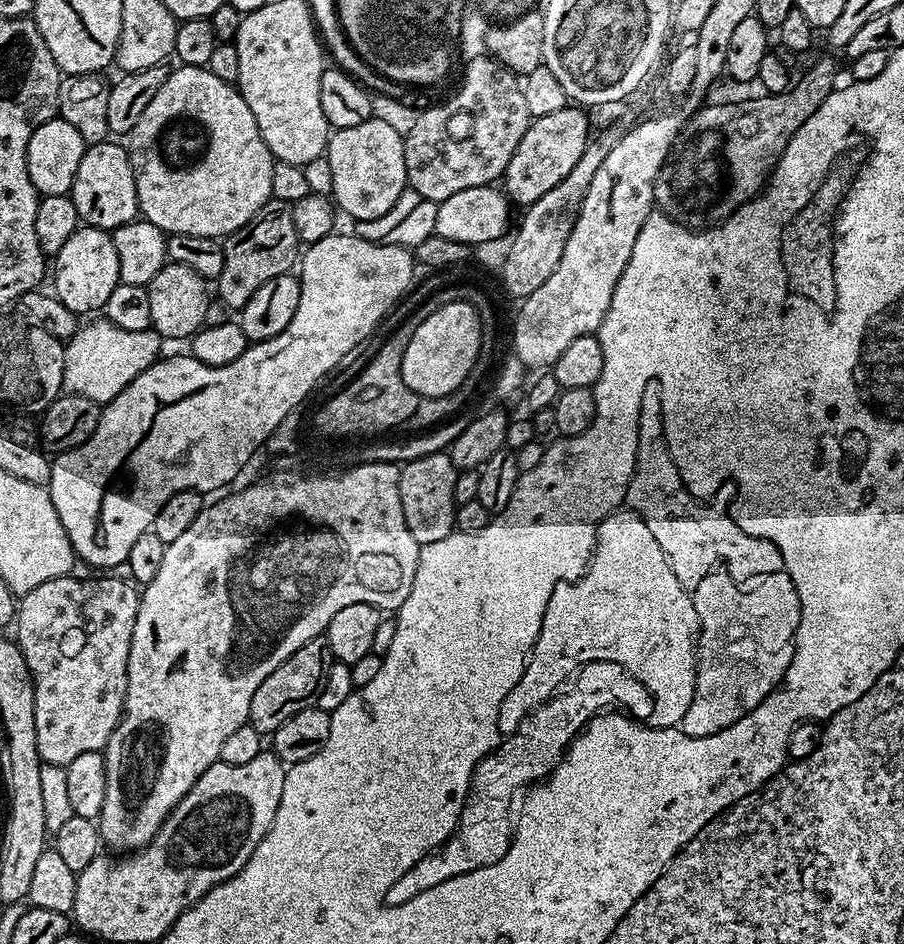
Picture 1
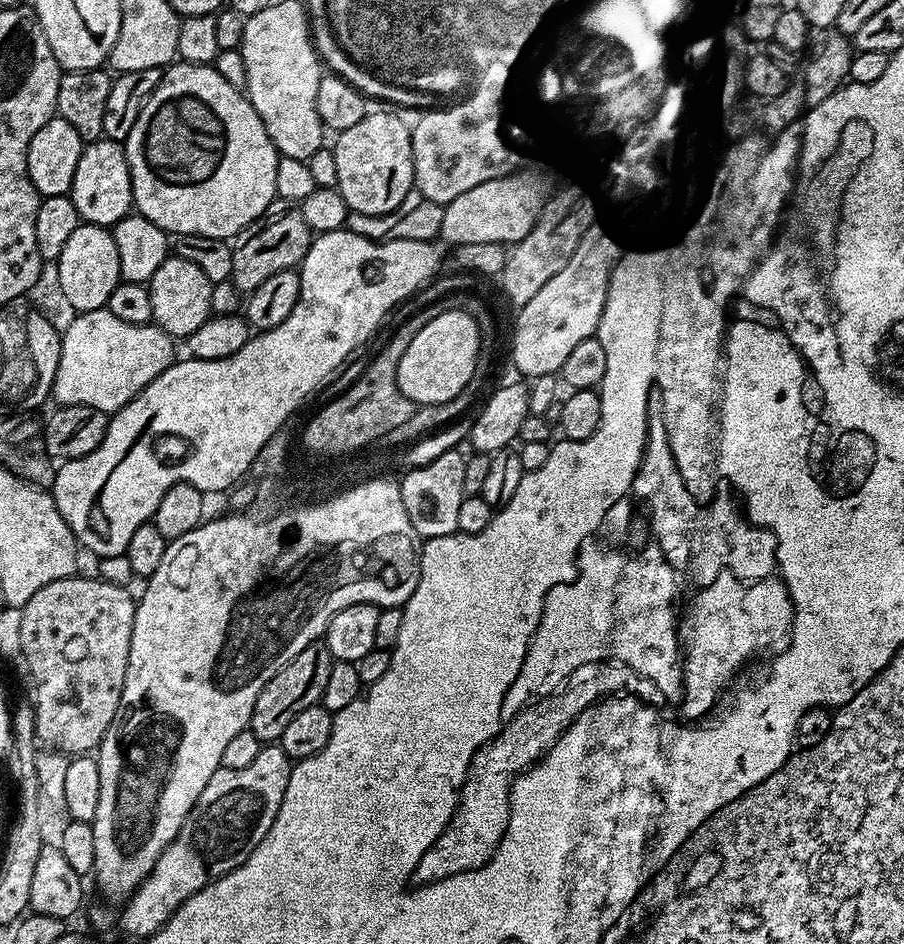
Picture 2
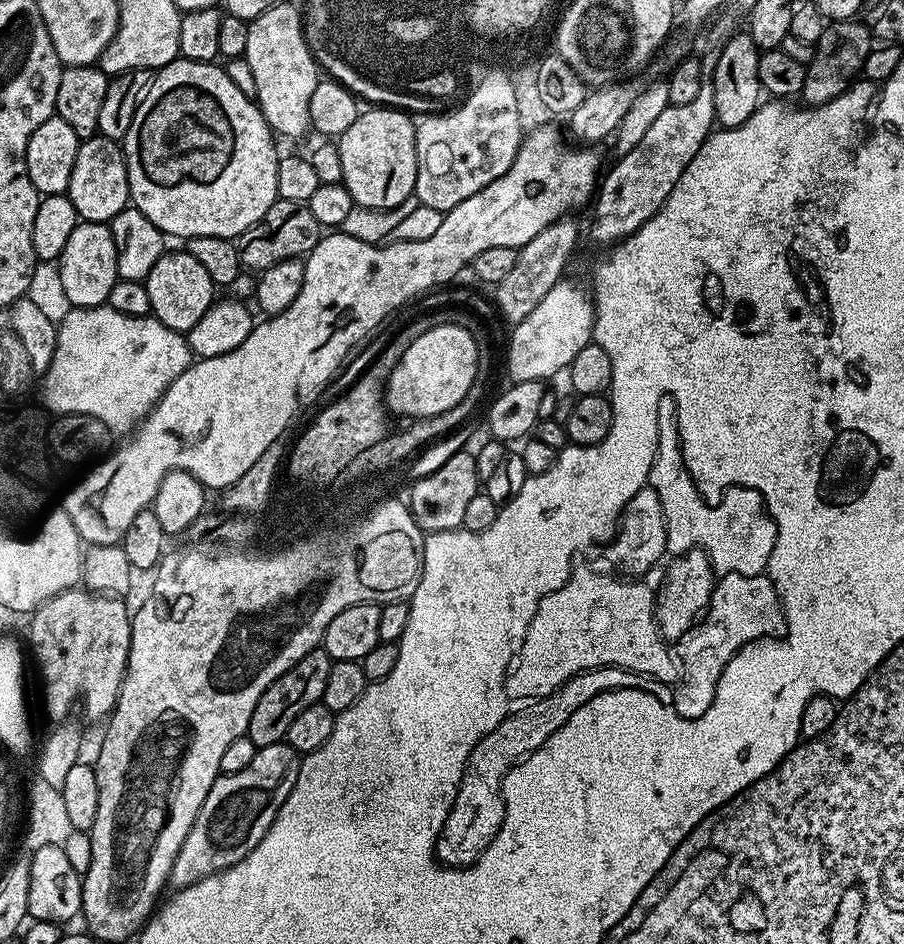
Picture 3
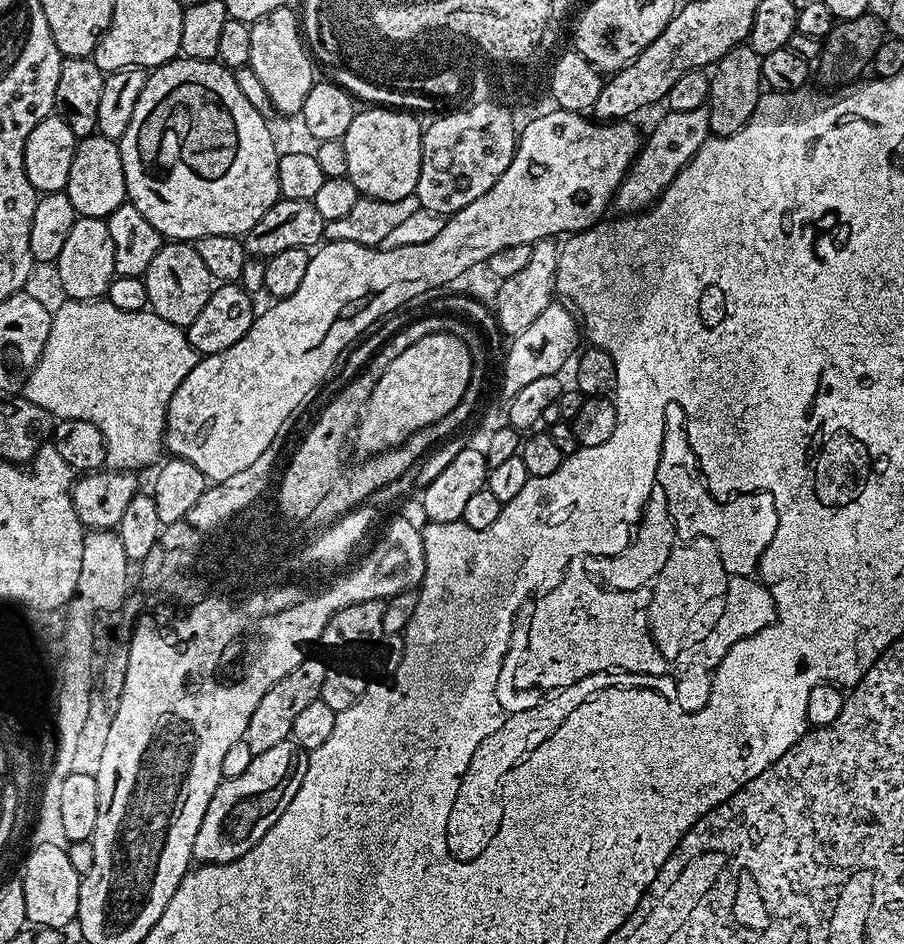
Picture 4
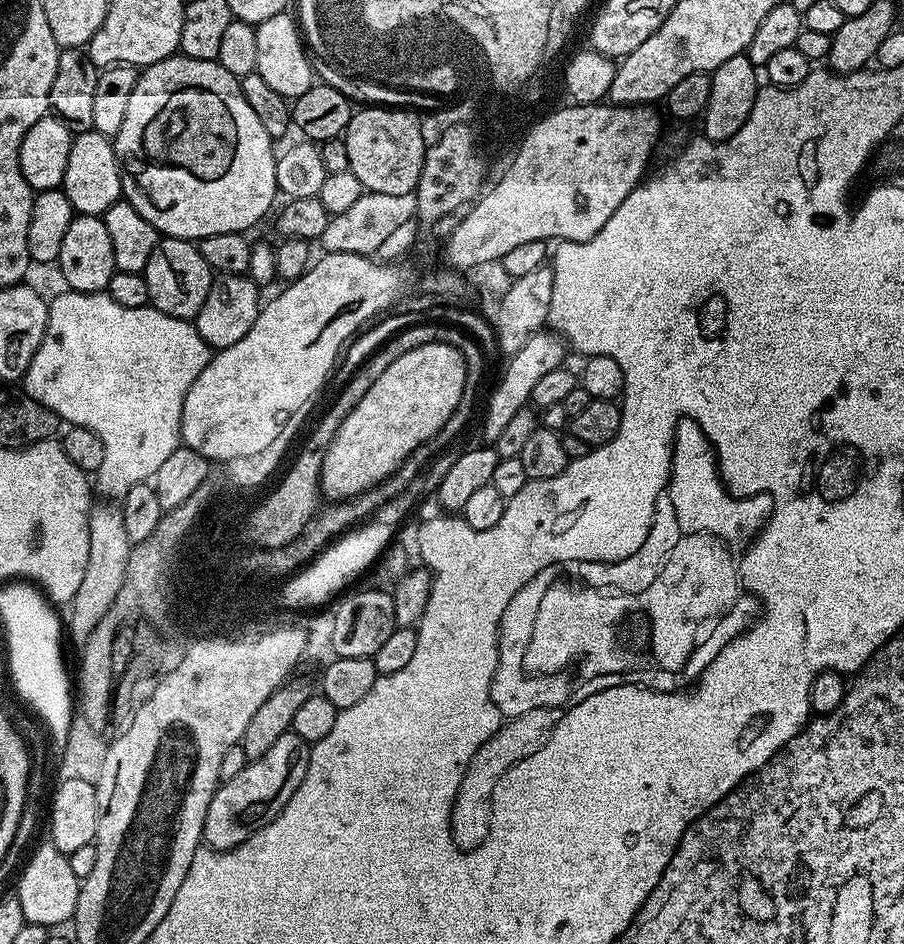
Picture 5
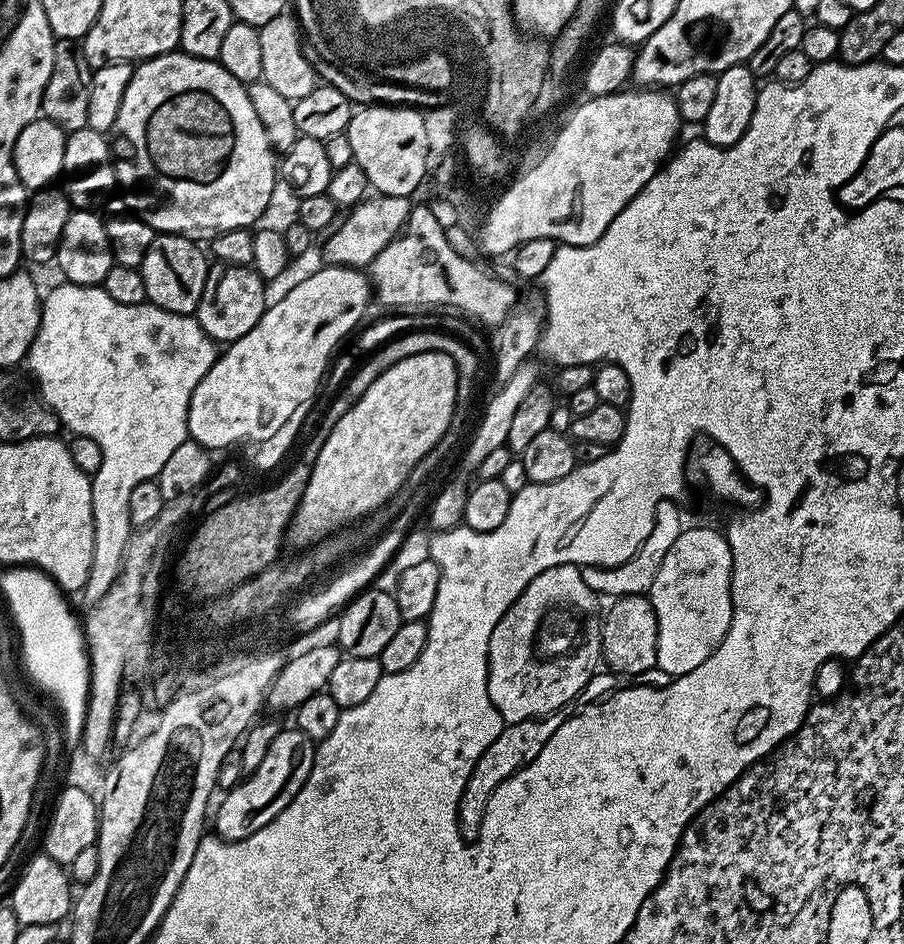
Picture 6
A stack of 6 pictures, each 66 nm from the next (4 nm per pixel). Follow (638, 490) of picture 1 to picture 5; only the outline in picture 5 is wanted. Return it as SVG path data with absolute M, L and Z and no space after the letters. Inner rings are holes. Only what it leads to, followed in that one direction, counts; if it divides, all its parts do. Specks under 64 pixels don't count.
M682 416L676 424L676 438L672 442L672 468L668 472L666 494L674 502L681 533L705 532L729 545L743 545L757 535L764 519L773 515L772 496L768 492L733 495L720 479L716 450L708 436L692 416Z

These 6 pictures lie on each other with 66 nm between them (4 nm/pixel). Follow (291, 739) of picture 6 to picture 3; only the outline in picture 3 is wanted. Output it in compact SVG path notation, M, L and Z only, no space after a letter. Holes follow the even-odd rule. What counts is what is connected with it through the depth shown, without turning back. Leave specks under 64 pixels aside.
M281 742L259 749L246 770L217 776L214 786L210 786L210 794L206 794L206 802L202 802L202 810L198 810L198 818L194 818L194 826L190 826L190 834L186 834L186 842L182 842L182 850L178 850L178 858L174 858L171 883L177 889L185 888L195 880L242 862L262 842L282 802L294 790L301 759L301 753Z

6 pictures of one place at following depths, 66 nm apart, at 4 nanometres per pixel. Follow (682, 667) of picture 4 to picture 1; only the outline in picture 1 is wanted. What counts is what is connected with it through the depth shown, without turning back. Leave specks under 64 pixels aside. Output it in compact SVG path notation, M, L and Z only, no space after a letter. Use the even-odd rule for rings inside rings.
M713 570L702 578L702 582L698 582L690 594L698 614L700 635L696 646L694 702L690 702L690 710L686 710L686 718L682 718L678 726L687 736L713 736L723 728L729 728L776 691L788 673L796 631L800 625L800 599L794 582L787 572L782 571L759 577L753 588L743 588L740 584L743 583L737 582L727 571Z

